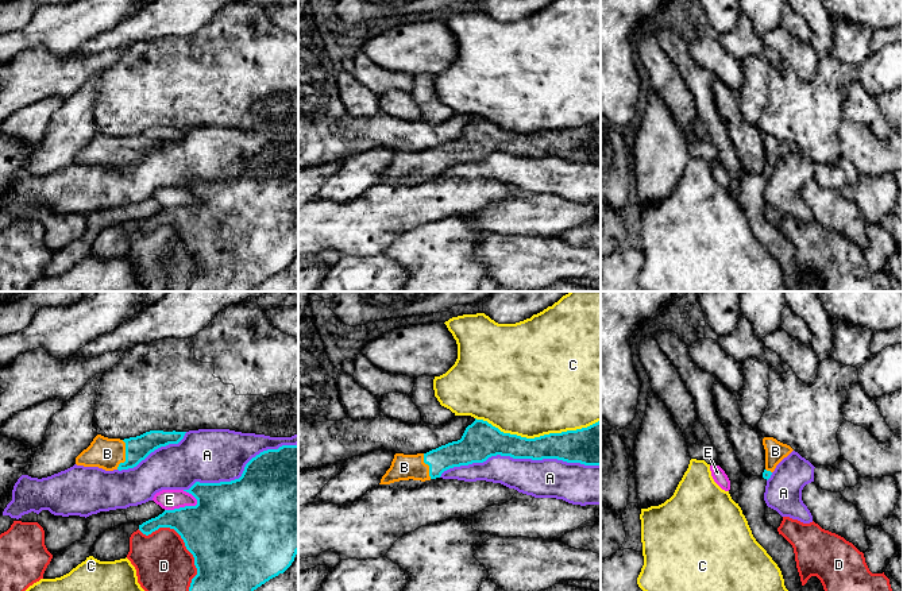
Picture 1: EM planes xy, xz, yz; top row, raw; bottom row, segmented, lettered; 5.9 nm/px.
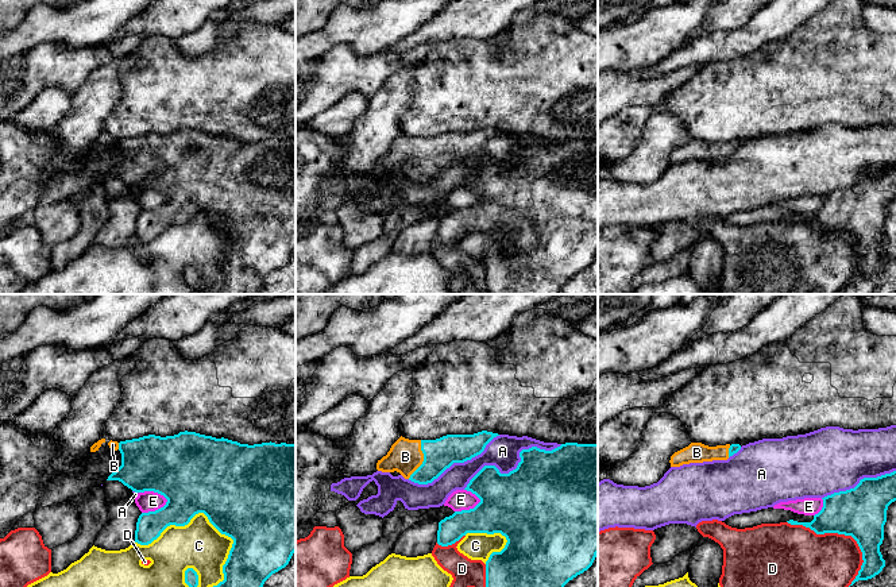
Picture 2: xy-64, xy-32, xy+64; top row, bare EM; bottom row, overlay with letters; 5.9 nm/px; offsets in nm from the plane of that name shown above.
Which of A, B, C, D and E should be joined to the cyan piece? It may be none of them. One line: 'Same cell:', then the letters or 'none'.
Same cell: B

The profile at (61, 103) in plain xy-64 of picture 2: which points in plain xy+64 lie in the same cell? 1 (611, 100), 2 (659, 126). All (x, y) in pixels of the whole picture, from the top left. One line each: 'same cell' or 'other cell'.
1: other cell
2: other cell

